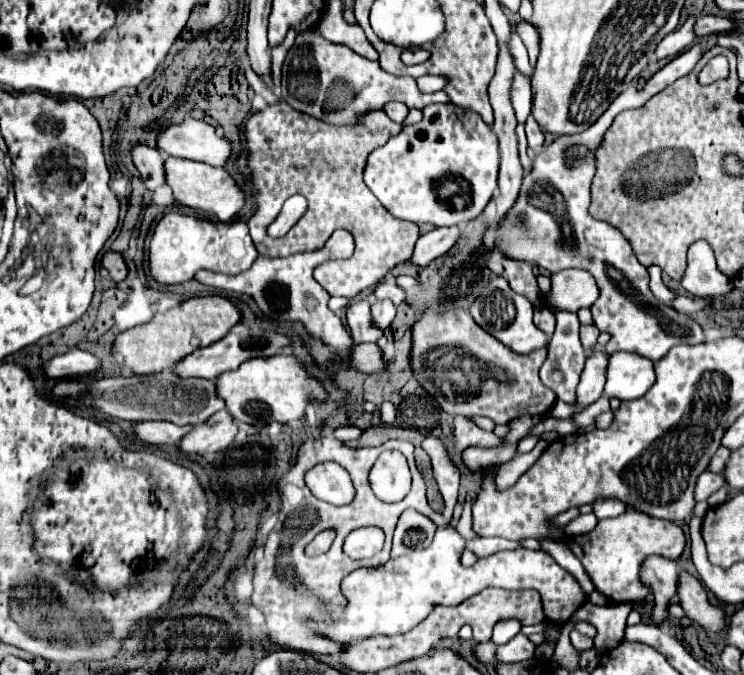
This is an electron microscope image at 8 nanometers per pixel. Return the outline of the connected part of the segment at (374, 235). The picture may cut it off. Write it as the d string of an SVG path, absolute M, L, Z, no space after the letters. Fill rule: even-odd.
M279 99L275 105L250 117L245 129L251 151L249 167L257 185L257 213L251 215L247 225L259 255L285 257L299 251L315 251L327 243L333 231L347 229L355 239L355 255L347 261L329 261L315 269L315 279L331 295L339 297L357 297L363 289L377 285L395 265L411 259L419 239L419 227L393 217L363 183L369 153L395 137L401 125L391 121L383 111L373 111L355 127L337 127L295 111ZM295 193L301 193L309 201L305 217L301 217L285 237L269 237L267 227L279 215L285 199Z

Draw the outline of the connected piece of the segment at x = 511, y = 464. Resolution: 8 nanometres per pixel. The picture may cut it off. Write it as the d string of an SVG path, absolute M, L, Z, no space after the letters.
M540 440L535 445L533 451L529 451L529 453L517 453L511 461L501 464L499 471L497 471L499 489L507 489L509 485L513 485L539 459L539 455L542 455L548 446L549 444L546 441Z

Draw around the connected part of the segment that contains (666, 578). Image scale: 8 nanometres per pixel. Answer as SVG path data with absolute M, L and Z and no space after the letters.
M651 557L651 561L647 561L647 565L643 565L643 577L647 577L647 581L651 581L651 585L655 585L655 593L653 593L655 605L651 611L651 621L655 625L659 625L667 619L669 601L677 593L679 567L671 565L671 561L663 561L661 557Z

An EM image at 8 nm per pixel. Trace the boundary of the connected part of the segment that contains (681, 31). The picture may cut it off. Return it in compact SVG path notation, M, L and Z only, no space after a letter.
M691 15L687 21L685 21L685 25L681 25L679 29L675 29L673 33L669 33L661 43L663 45L659 45L659 57L673 57L673 55L677 55L677 53L681 53L683 49L687 49L693 41L695 41L695 21L697 21L697 17L695 15Z

